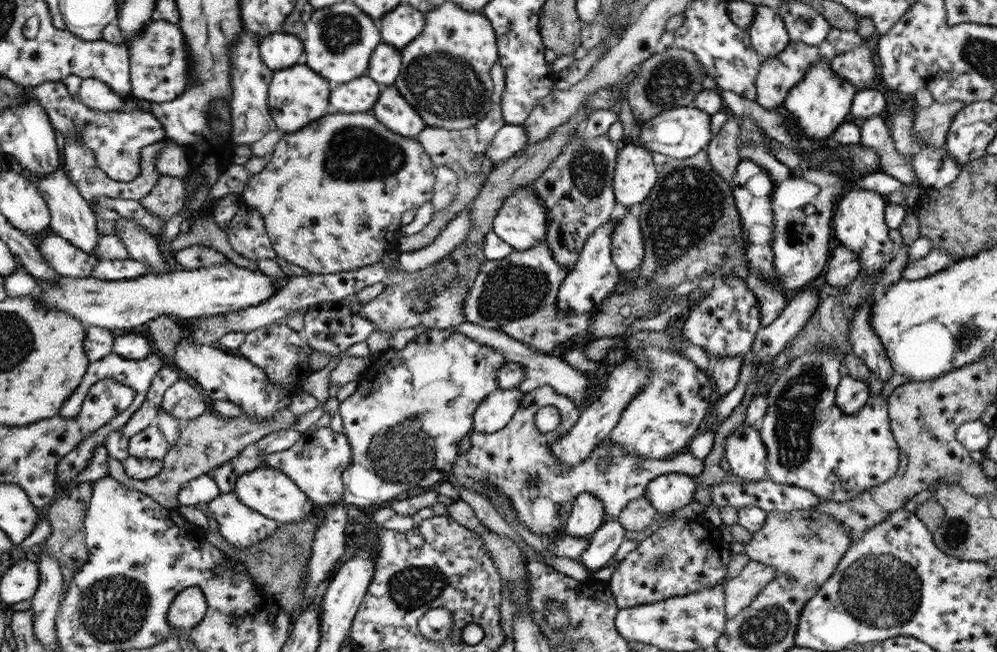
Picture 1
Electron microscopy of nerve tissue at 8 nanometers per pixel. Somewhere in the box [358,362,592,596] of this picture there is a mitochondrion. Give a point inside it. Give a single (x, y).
(405, 451)

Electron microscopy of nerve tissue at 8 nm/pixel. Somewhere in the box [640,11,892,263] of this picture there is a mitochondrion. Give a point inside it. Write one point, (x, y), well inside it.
(670, 81)

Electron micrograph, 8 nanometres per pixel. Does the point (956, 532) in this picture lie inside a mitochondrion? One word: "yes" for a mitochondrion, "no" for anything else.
yes

